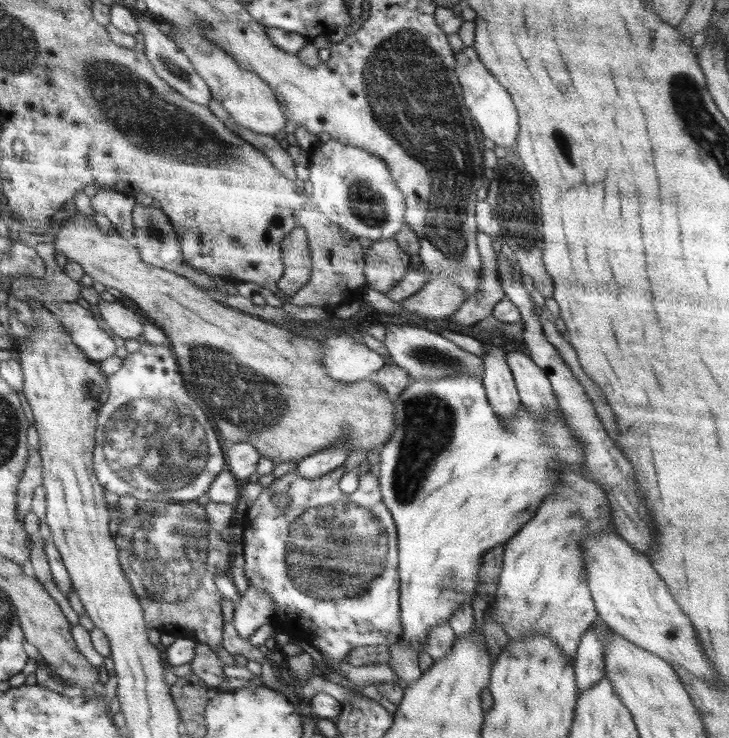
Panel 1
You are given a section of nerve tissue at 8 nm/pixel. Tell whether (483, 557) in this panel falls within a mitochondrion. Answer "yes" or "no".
no

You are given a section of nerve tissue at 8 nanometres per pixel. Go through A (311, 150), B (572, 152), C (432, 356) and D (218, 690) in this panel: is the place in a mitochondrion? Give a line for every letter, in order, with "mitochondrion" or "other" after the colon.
A: other
B: other
C: mitochondrion
D: other

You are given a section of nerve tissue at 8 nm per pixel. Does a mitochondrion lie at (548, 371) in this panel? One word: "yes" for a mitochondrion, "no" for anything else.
no

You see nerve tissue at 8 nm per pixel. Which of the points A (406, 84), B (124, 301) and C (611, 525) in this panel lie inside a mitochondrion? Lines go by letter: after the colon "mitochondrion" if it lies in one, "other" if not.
A: mitochondrion
B: other
C: other

